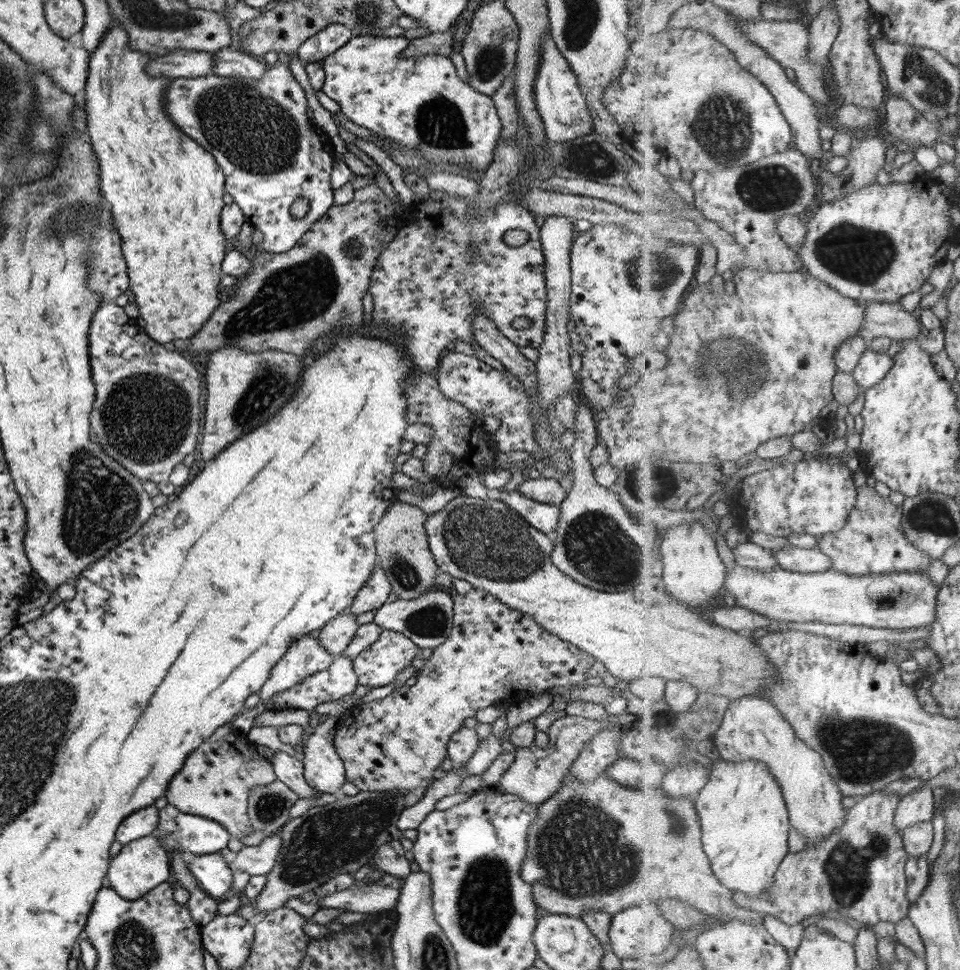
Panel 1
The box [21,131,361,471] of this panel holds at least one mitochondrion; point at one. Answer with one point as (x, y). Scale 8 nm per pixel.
(145, 419)

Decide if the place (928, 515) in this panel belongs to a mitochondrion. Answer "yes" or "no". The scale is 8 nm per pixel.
yes

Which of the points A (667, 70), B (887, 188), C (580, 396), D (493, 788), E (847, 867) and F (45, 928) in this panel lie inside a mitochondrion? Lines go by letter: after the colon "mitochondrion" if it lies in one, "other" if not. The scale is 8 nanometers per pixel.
A: other
B: other
C: other
D: other
E: mitochondrion
F: other

